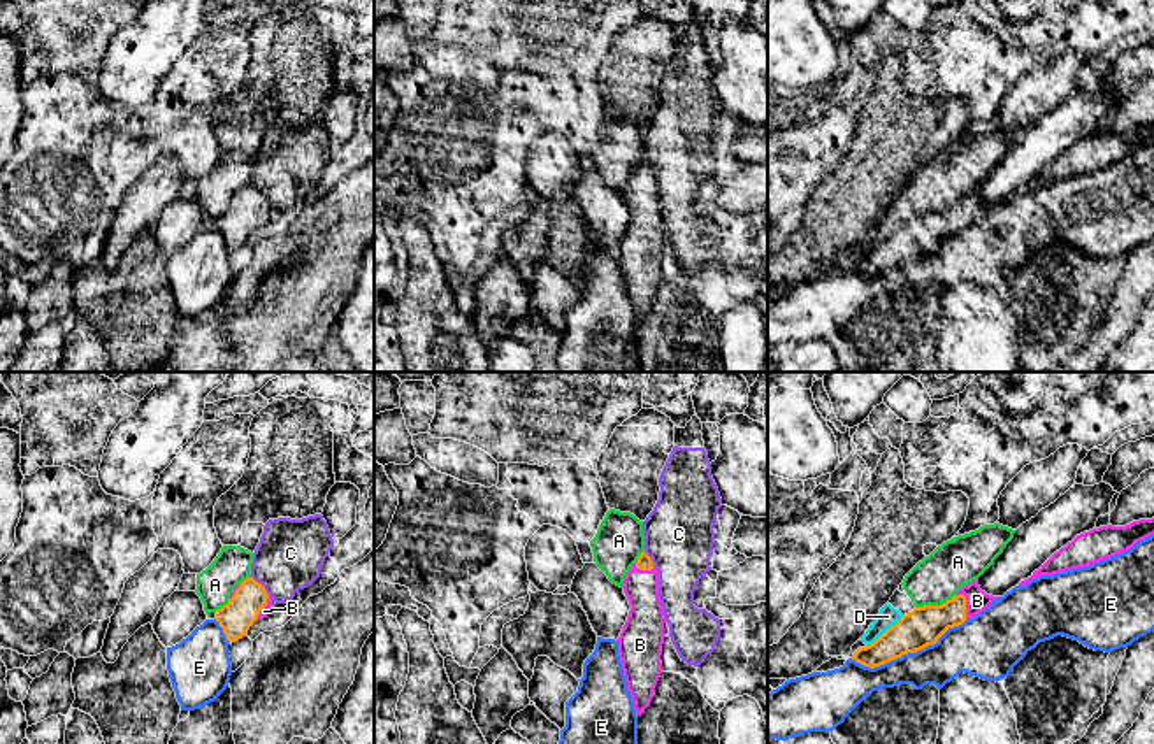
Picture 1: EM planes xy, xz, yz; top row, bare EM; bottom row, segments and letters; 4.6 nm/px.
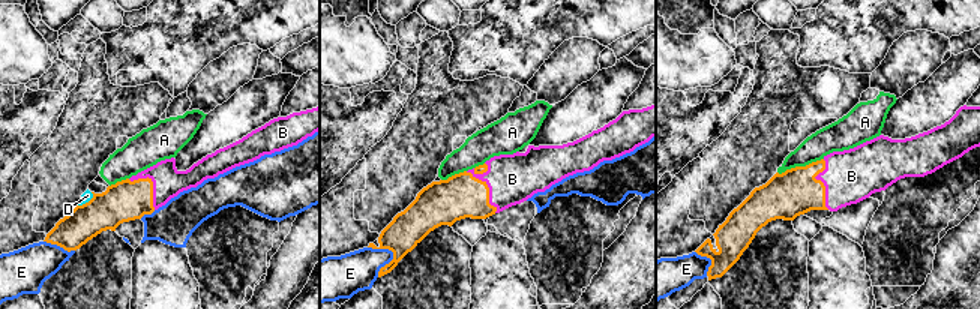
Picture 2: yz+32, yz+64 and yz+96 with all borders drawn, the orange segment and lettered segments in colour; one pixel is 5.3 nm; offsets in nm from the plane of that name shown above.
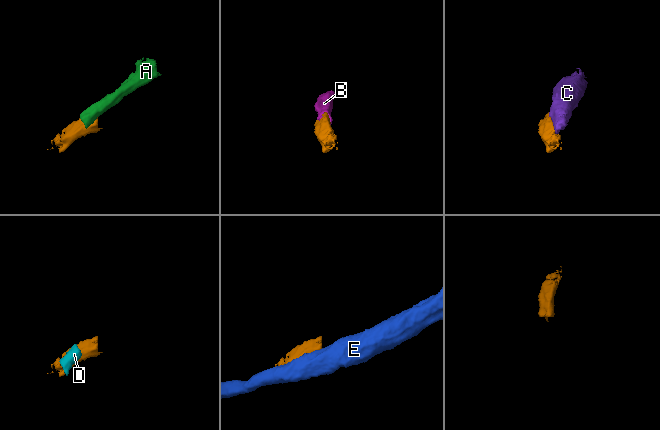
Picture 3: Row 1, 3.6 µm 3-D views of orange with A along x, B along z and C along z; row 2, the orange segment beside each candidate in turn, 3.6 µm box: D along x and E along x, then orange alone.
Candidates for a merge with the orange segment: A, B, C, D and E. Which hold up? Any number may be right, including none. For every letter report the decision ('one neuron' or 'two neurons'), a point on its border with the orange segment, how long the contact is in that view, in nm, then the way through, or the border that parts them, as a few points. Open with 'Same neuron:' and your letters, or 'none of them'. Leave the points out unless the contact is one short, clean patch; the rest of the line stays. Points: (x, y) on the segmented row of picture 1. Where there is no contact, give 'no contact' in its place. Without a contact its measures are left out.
Same neuron: B
A: two neurons; meets orange in yz at (935, 606); contact 200 nm long; border along yz (956, 595), (940, 604), (915, 608)
B: one neuron; meets orange in yz at (965, 604); contact 130 nm long; runs through yz (923, 627), (954, 613), (965, 604), (977, 600)
C: two neurons; meets orange in xy at (262, 586); contact 130 nm long
D: two neurons; meets orange in yz at (886, 632); contact 220 nm long; border along yz (903, 616), (866, 646)
E: two neurons; meets orange in yz at (908, 651); contact 550 nm long

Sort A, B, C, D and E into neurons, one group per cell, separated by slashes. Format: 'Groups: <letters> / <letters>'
Groups: A D / B / C / E

